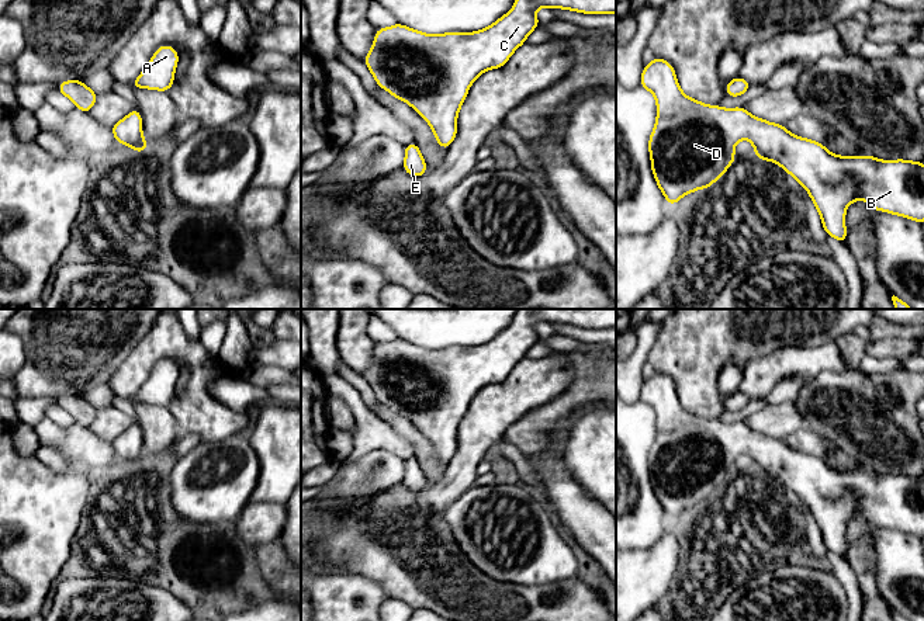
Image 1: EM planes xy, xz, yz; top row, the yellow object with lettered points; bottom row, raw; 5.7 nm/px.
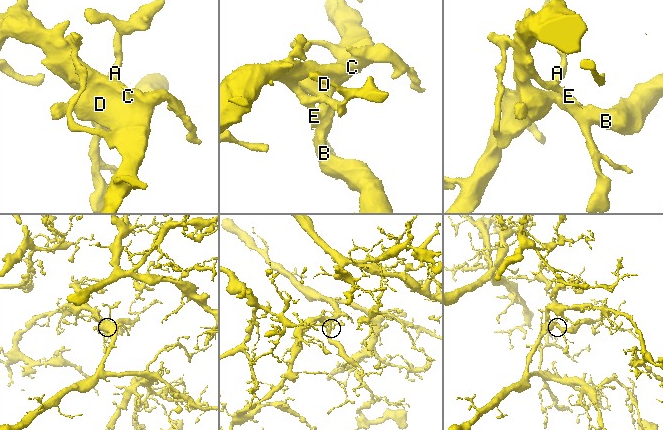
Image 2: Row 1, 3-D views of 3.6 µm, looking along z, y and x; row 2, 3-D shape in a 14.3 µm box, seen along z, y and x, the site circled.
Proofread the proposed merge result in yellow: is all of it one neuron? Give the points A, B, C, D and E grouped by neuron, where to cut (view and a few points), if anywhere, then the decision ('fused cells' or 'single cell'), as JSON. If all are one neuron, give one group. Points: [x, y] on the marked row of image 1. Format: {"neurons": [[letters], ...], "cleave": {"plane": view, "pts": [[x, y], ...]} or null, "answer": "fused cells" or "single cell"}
{"neurons": [["A", "B", "C", "D", "E"]], "cleave": null, "answer": "single cell"}

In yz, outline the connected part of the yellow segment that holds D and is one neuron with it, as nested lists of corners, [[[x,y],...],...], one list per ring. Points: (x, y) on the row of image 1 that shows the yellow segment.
[[[654,58],[644,66],[640,86],[655,97],[657,119],[648,139],[648,152],[657,185],[671,207],[684,195],[700,188],[706,190],[721,178],[730,164],[736,163],[736,143],[748,139],[754,146],[755,157],[778,163],[806,188],[820,214],[826,233],[844,244],[845,211],[858,200],[866,201],[873,211],[924,222],[923,160],[879,160],[872,155],[837,156],[820,142],[796,136],[783,125],[752,117],[744,107],[721,108],[696,101],[682,93],[672,65],[660,58]]]

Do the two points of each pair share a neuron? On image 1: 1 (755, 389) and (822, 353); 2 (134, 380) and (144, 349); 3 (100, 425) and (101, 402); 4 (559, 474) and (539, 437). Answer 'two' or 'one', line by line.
1: one
2: one
3: two
4: two

